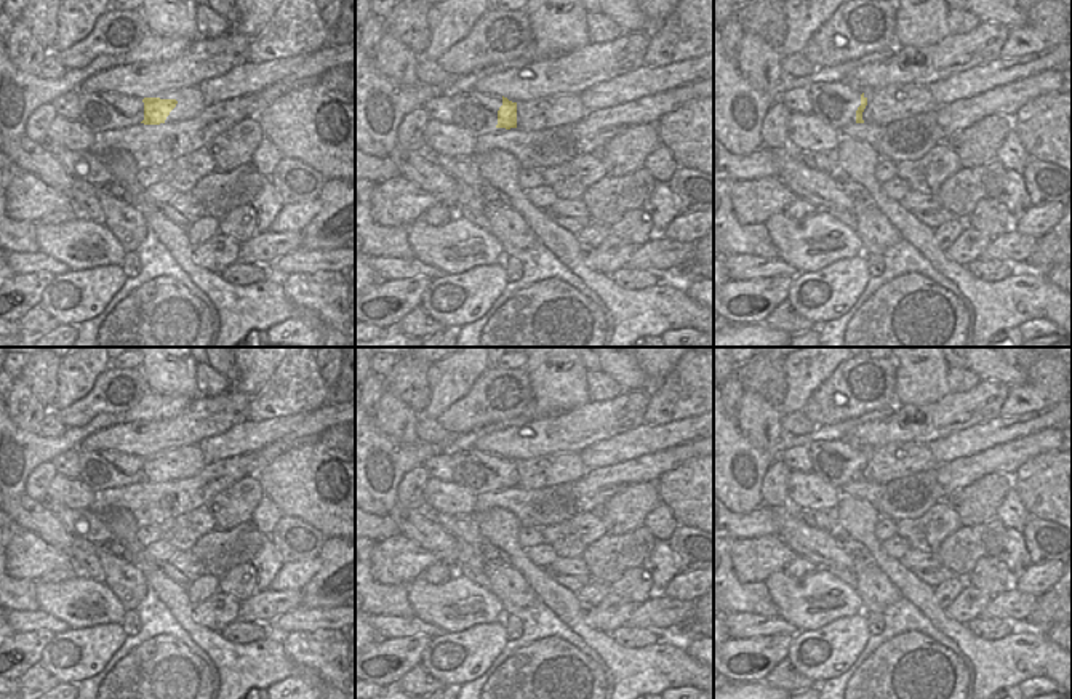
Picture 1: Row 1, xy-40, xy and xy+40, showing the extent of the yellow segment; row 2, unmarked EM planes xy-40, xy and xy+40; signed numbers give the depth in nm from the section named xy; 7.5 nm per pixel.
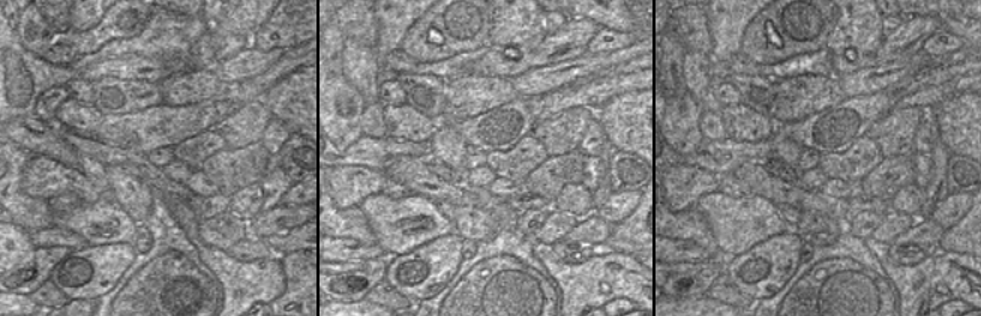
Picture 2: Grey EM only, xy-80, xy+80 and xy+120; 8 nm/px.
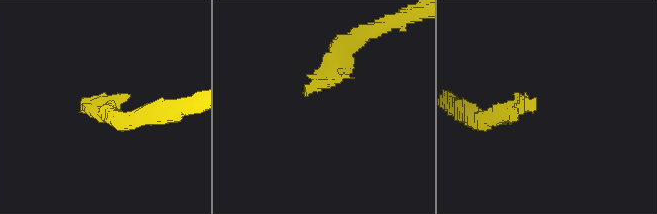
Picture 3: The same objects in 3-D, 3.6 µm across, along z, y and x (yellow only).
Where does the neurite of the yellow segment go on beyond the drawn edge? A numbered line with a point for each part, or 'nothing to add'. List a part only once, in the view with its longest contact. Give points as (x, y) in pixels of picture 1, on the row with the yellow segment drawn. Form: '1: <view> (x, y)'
1: xy-40 (202, 111)

